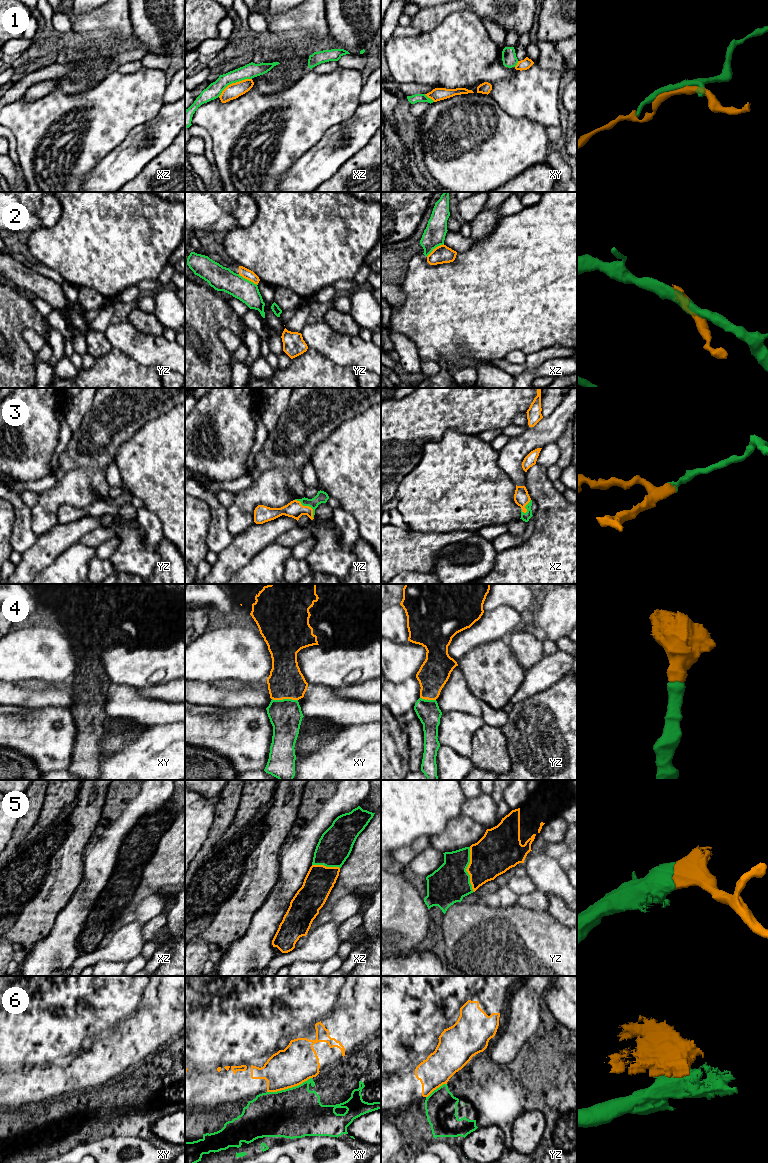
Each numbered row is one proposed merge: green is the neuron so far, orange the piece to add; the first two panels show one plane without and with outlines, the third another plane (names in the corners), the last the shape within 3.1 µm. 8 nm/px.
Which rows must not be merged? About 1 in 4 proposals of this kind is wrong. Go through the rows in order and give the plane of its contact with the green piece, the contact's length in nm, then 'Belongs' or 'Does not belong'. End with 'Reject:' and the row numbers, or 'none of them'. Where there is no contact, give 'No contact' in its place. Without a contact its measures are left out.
1: Touches green in xz. Shared border 300 nm. Belongs
2: Touches green in yz. Shared border 180 nm. Belongs
3: Touches green in yz. Shared border 220 nm. Belongs
4: Touches green in xy. Shared border 200 nm. Belongs
5: Touches green in yz. Shared border 360 nm. Belongs
6: Touches green in xy. Shared border 380 nm. Belongs
Reject: none of them

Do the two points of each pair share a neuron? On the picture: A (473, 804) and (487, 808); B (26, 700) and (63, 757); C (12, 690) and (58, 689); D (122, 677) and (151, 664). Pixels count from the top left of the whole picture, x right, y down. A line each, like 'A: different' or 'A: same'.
A: same
B: different
C: same
D: same

